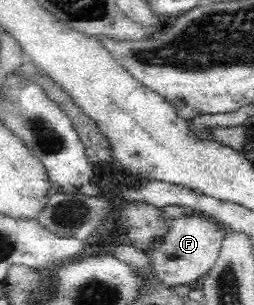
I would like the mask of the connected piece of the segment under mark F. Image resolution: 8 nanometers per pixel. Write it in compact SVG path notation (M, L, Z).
M187 214L182 218L171 220L171 227L164 237L164 242L146 252L146 256L150 259L151 268L163 285L175 287L190 284L204 277L214 266L220 256L224 239L225 235L214 221L196 214Z

